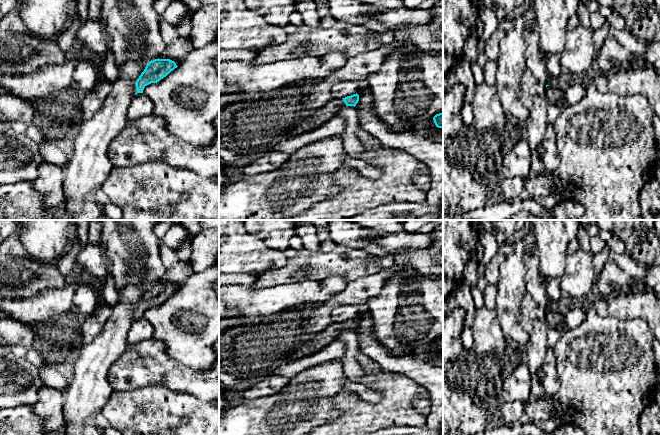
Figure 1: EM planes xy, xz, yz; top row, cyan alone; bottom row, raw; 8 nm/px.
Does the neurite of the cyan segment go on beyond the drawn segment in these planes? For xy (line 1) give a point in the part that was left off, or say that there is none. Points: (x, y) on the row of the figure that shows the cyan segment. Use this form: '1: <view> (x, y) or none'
1: none

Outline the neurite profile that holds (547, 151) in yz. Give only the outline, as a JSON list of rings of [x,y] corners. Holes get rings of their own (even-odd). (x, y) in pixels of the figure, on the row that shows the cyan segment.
[[[547,123],[545,135],[537,148],[537,154],[547,171],[552,172],[559,167],[560,157],[553,124]]]

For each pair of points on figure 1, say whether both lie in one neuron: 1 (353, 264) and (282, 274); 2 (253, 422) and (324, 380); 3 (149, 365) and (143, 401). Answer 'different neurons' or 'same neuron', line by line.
1: same neuron
2: same neuron
3: different neurons

